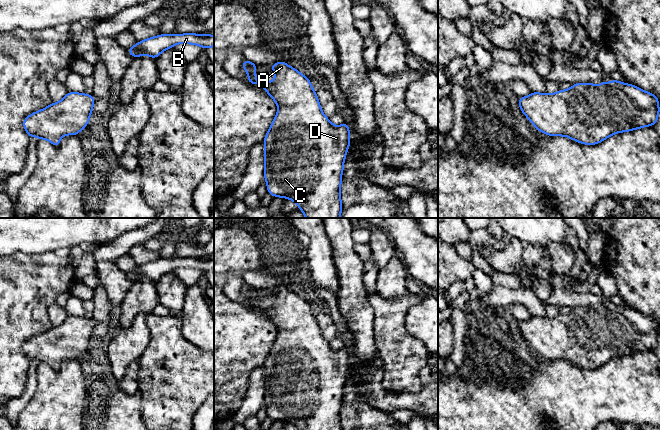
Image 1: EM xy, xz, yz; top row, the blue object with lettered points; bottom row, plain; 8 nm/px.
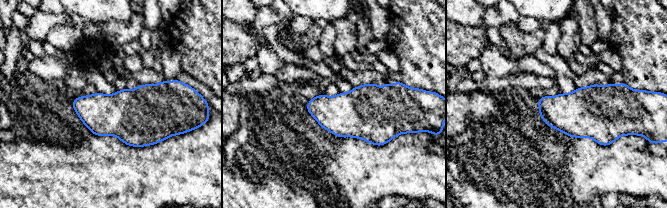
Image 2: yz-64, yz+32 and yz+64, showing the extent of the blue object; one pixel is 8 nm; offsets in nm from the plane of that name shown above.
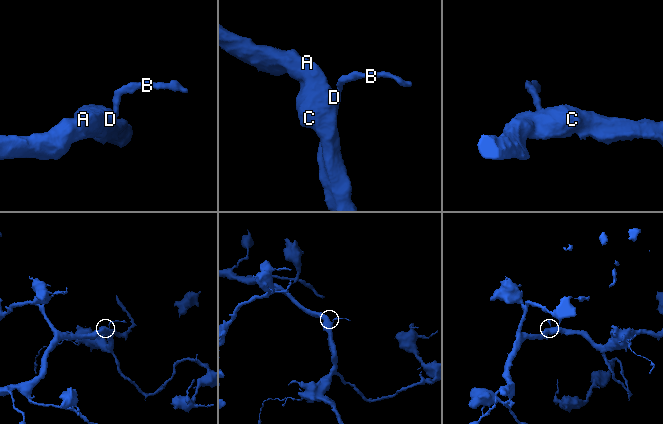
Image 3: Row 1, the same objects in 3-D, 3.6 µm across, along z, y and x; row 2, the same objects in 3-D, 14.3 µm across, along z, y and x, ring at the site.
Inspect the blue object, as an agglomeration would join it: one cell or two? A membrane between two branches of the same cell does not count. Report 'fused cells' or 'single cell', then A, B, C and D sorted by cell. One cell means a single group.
single cell; A B C D

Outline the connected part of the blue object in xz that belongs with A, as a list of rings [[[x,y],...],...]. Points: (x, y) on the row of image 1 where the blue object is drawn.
[[[246,59],[242,61],[242,68],[249,75],[247,82],[261,86],[278,105],[277,115],[272,121],[263,143],[265,145],[264,178],[267,183],[267,192],[273,197],[283,197],[294,201],[306,218],[340,218],[342,203],[340,186],[344,161],[350,145],[350,126],[346,123],[334,126],[321,109],[317,94],[313,90],[310,79],[297,69],[278,61],[269,68],[276,73],[272,82],[258,82],[256,80],[256,67],[258,65]]]

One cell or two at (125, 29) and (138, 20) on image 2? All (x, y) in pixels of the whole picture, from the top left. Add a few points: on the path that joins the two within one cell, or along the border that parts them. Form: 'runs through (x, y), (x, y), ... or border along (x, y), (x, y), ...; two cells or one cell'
runs through (128, 29), (135, 23); one cell

